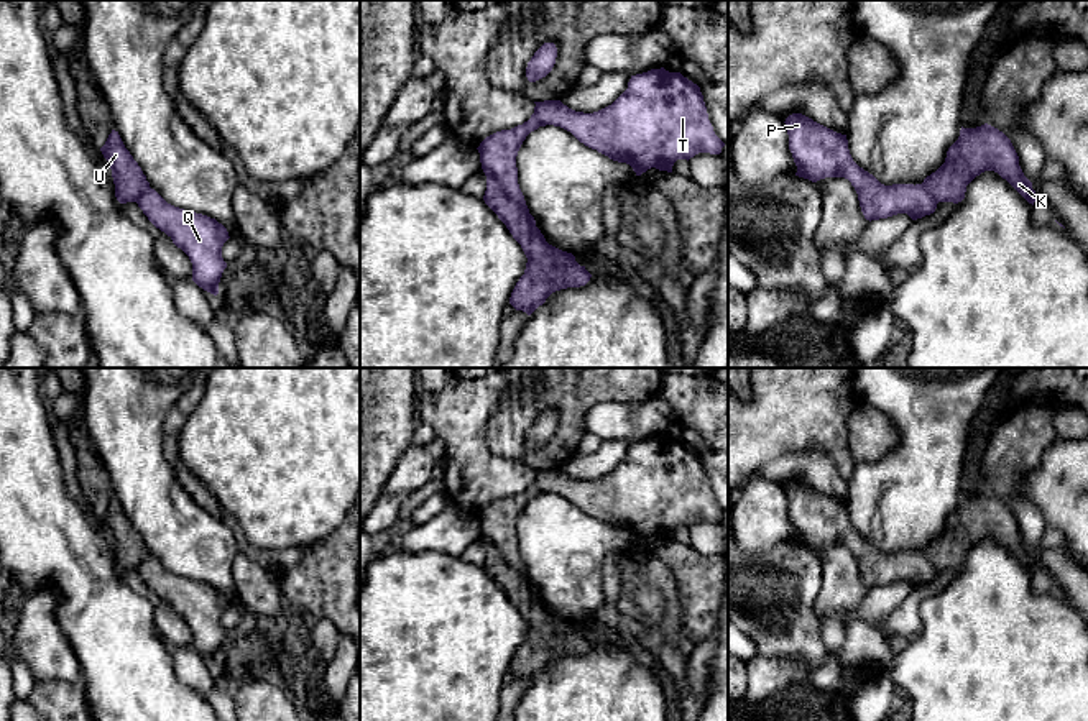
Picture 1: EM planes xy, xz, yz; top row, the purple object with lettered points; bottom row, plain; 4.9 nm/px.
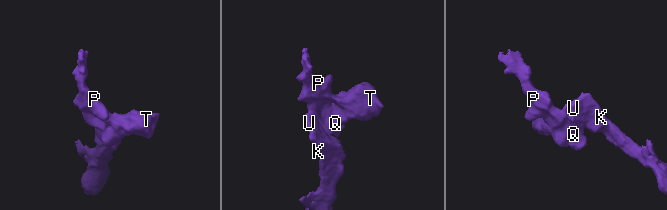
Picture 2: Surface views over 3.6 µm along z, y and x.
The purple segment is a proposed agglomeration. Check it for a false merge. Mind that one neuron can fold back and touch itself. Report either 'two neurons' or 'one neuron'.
two neurons

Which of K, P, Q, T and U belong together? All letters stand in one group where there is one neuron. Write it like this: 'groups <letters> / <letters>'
groups K U / P Q T

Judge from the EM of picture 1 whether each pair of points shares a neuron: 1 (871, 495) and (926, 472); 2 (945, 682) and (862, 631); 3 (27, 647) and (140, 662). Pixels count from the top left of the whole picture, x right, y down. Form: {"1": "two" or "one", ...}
{"1": "one", "2": "two", "3": "two"}

